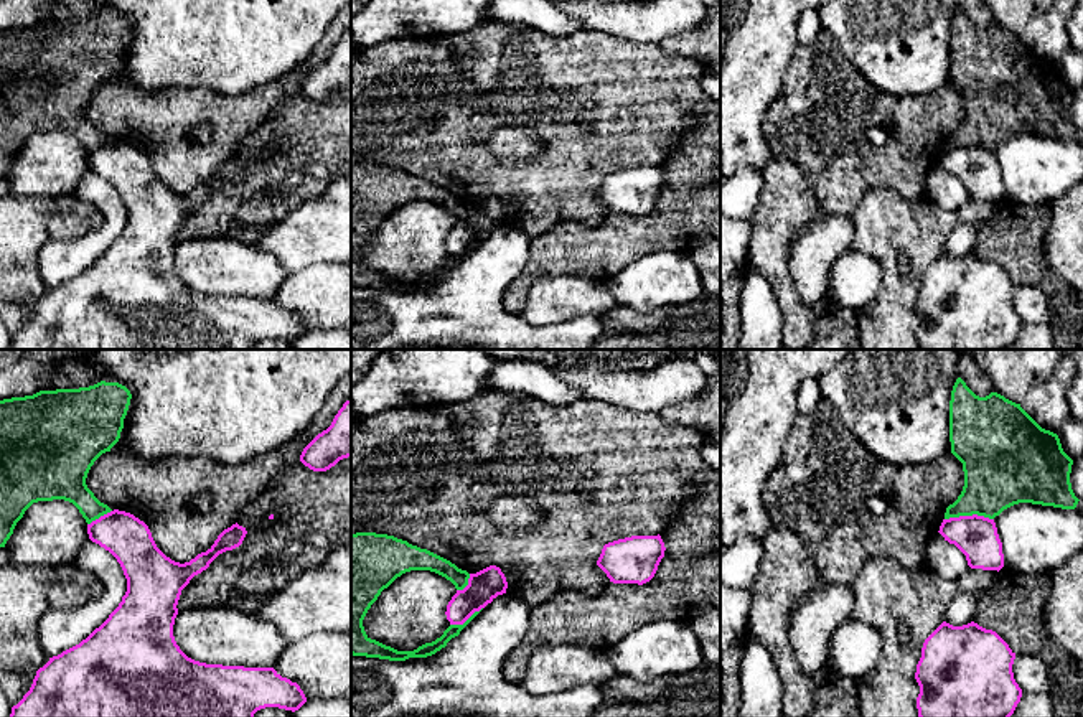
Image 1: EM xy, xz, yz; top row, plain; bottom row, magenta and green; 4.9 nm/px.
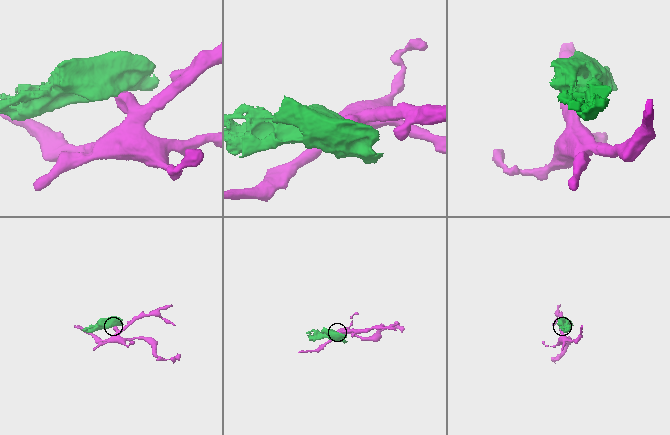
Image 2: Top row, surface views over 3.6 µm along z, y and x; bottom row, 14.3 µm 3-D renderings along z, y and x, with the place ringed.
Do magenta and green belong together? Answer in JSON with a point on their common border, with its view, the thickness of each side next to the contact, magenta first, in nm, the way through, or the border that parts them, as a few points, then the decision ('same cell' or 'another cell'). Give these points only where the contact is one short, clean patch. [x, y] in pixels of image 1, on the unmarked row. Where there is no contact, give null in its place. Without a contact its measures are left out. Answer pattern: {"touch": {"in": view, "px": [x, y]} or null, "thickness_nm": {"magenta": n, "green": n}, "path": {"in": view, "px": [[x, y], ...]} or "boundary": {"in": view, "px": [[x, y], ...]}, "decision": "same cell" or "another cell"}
{"touch": {"in": "yz", "px": [968, 147]}, "thickness_nm": {"magenta": 200, "green": 320}, "boundary": {"in": "yz", "px": [[993, 149], [968, 145], [945, 150]]}, "decision": "another cell"}

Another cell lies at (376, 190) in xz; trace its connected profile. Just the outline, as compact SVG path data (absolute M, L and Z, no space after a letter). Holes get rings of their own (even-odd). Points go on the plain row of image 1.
M356 163L351 165L351 285L406 292L409 288L427 288L447 277L480 244L475 242L463 255L450 255L440 269L425 274L414 282L397 282L371 270L363 251L397 208L410 201L430 201L450 211L457 221L468 216L470 204L450 191L407 171L387 165Z

